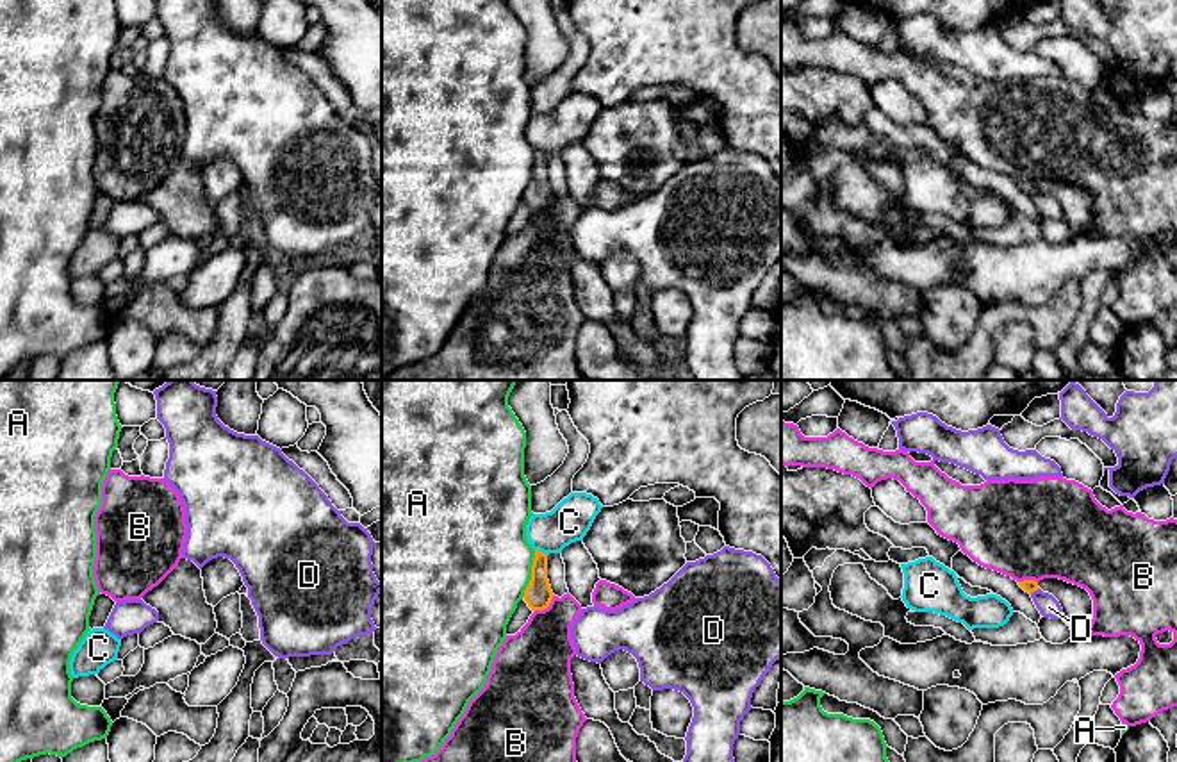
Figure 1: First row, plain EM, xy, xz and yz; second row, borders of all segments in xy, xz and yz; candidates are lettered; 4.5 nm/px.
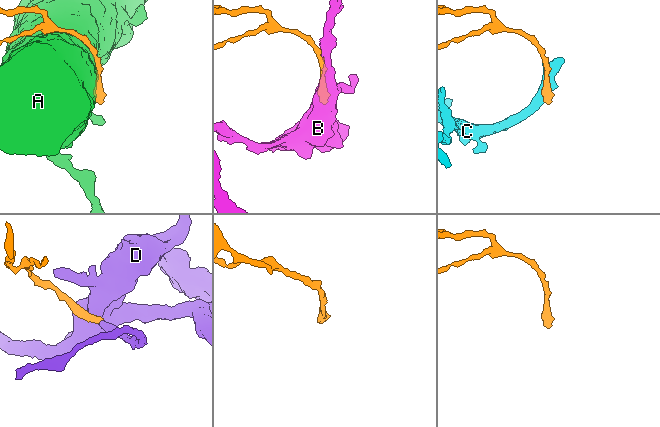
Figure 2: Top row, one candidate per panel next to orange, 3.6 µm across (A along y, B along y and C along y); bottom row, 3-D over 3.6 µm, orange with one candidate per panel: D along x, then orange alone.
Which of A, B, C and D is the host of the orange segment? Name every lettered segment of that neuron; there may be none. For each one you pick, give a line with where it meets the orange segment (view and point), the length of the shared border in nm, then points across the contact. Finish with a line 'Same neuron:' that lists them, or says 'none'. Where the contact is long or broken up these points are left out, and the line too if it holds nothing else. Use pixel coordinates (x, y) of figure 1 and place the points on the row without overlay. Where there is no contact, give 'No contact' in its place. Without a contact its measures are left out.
Same neuron: none

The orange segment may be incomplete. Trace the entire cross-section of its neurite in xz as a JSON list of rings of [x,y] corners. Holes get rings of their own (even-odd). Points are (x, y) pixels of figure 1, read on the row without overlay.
[[[535,150],[535,159],[531,166],[531,180],[524,191],[524,202],[535,211],[544,211],[553,200],[553,191],[547,180],[547,155]]]

